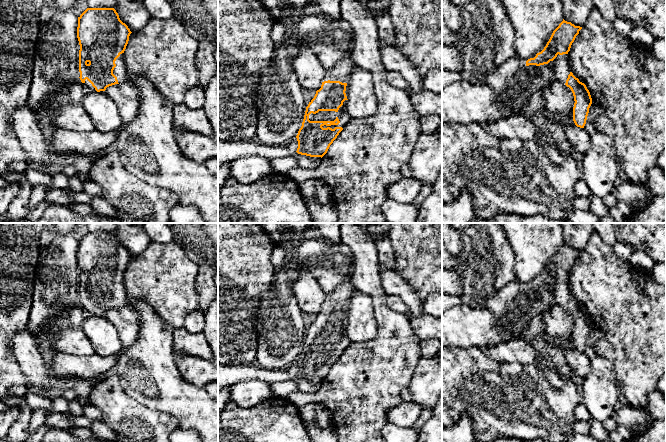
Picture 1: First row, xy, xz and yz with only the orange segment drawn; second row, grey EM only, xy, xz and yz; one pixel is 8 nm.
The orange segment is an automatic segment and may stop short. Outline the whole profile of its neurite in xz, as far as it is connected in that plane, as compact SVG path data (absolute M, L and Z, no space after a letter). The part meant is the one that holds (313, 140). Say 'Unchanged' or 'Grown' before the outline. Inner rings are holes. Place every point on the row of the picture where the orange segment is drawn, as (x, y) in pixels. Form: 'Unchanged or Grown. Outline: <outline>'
Grown. Outline: M349 57L327 70L321 88L306 107L296 136L298 154L322 158L352 120L346 109L348 99L345 91L349 75L356 67L353 58Z

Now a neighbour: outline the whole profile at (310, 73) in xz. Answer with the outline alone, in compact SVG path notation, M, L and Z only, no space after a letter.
M301 48L294 58L293 66L303 89L317 91L321 88L327 70L321 66L317 56L309 48Z

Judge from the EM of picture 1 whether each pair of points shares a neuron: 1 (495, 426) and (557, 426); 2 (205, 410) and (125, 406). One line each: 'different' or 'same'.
1: same
2: different

